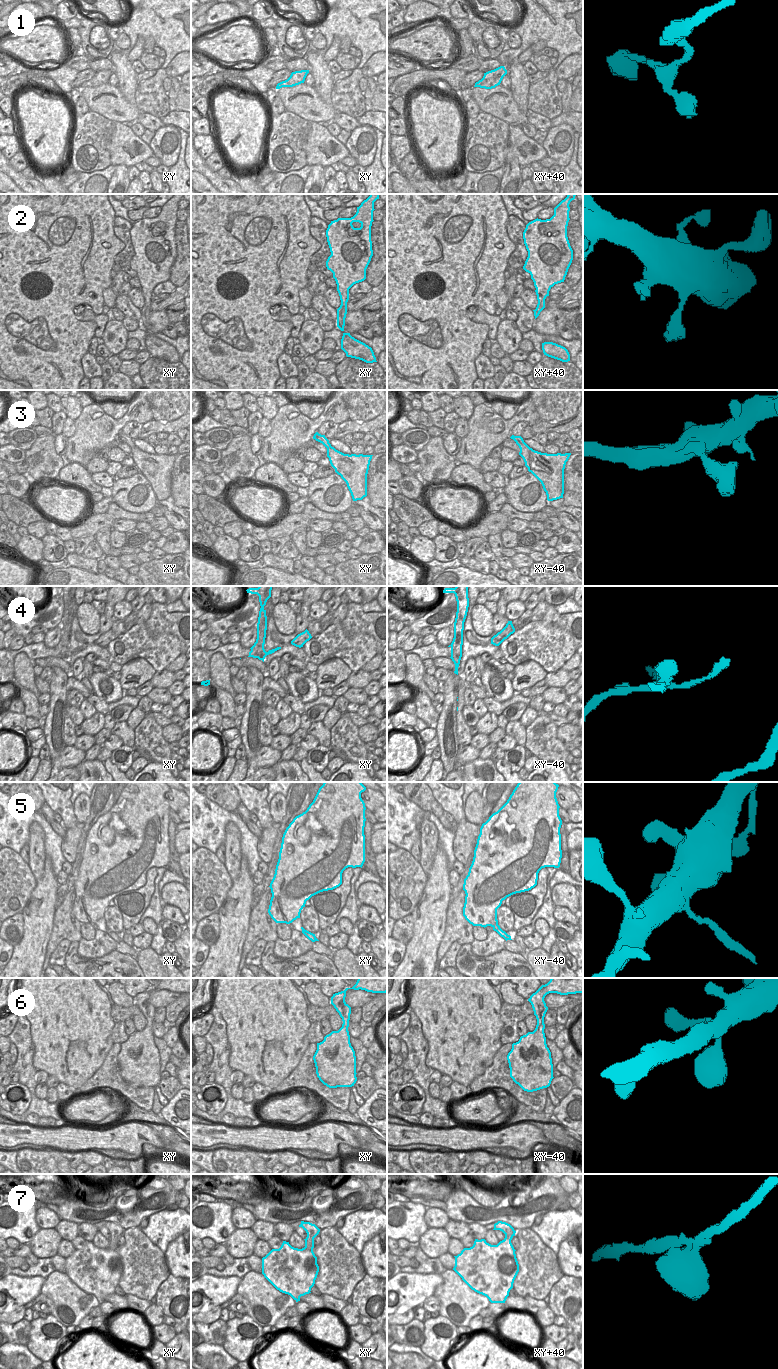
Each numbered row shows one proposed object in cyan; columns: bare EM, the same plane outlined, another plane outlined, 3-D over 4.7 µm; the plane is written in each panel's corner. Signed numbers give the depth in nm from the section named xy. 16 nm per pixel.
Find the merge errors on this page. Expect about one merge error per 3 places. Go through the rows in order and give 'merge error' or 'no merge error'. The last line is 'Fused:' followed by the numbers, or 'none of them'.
1: no merge error
2: no merge error
3: no merge error
4: merge error
5: no merge error
6: no merge error
7: no merge error
Fused: 4

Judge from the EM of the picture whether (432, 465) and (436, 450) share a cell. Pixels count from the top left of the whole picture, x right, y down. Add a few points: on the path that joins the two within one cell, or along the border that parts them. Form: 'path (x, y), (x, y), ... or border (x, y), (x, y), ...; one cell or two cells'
path (434, 461), (434, 454); one cell

